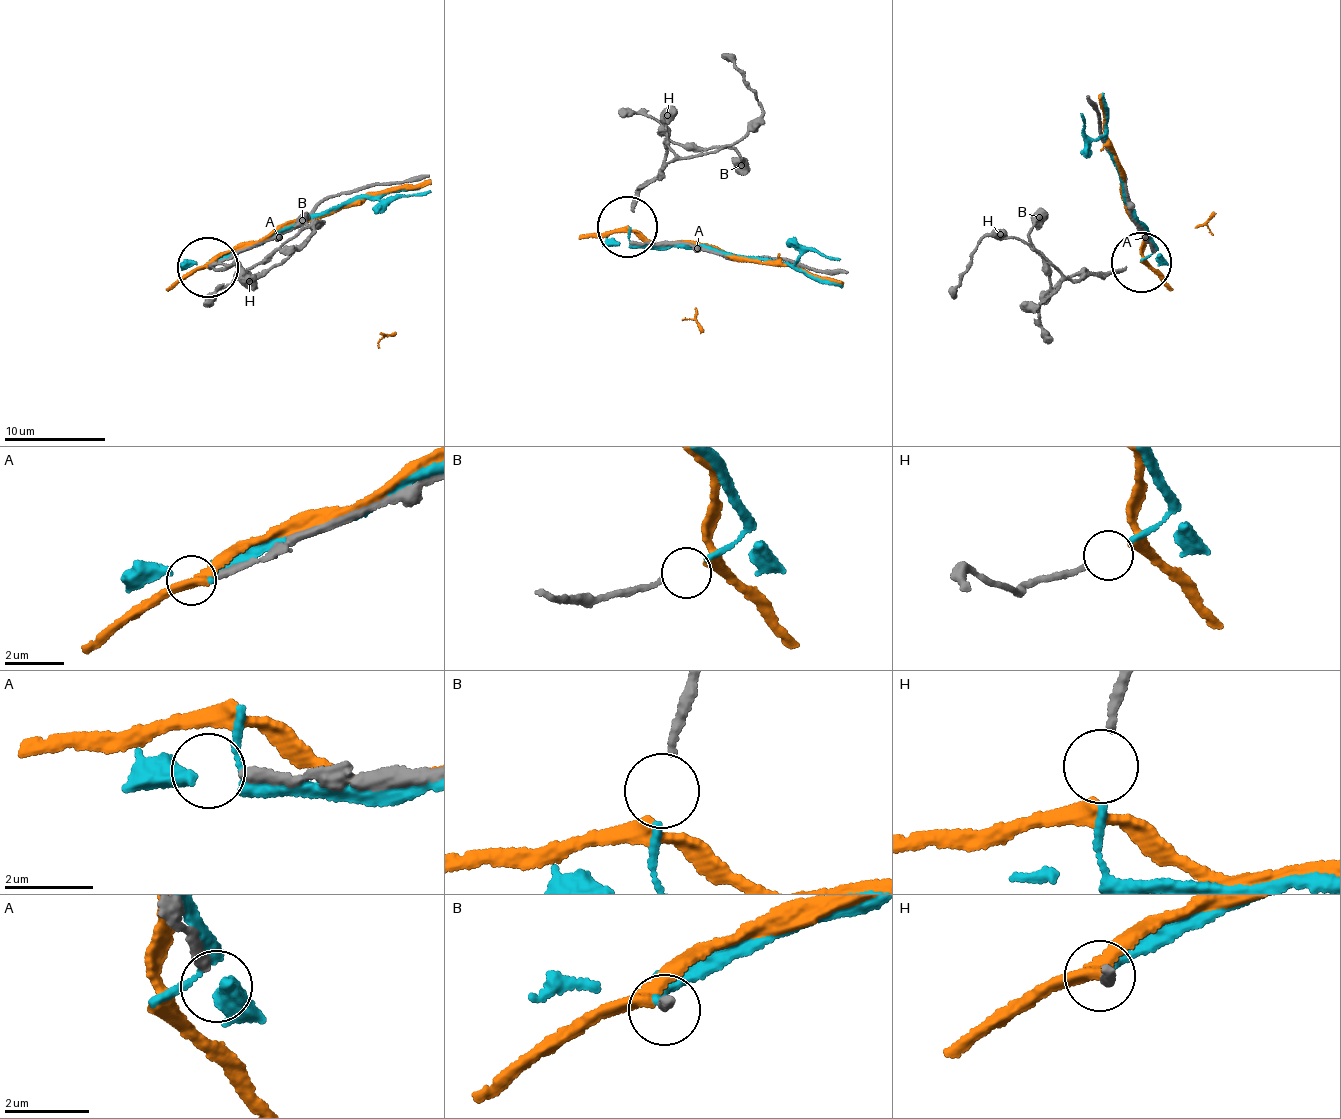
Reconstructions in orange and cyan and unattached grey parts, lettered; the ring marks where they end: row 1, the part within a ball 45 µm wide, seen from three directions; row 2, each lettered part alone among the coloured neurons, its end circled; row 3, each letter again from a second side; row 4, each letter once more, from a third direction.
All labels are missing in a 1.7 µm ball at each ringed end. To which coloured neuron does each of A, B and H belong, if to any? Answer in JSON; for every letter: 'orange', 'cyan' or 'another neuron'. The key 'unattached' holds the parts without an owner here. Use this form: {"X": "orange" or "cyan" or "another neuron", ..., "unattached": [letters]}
{"A": "another neuron", "B": "cyan", "H": "orange", "unattached": ["A"]}

